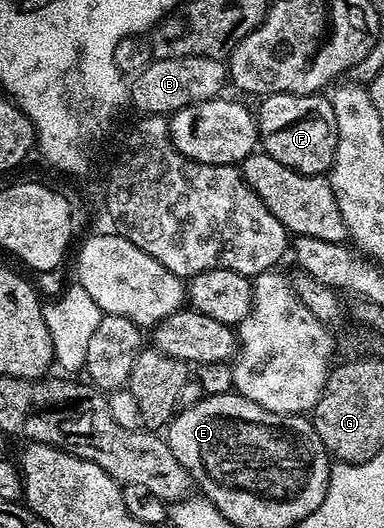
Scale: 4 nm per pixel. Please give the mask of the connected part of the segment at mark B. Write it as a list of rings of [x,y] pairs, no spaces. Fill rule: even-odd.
[[[184,56],[183,58],[155,58],[139,74],[133,75],[128,86],[128,102],[143,115],[169,116],[175,110],[197,102],[207,102],[223,93],[222,85],[228,82],[228,66],[223,59],[208,56]]]

